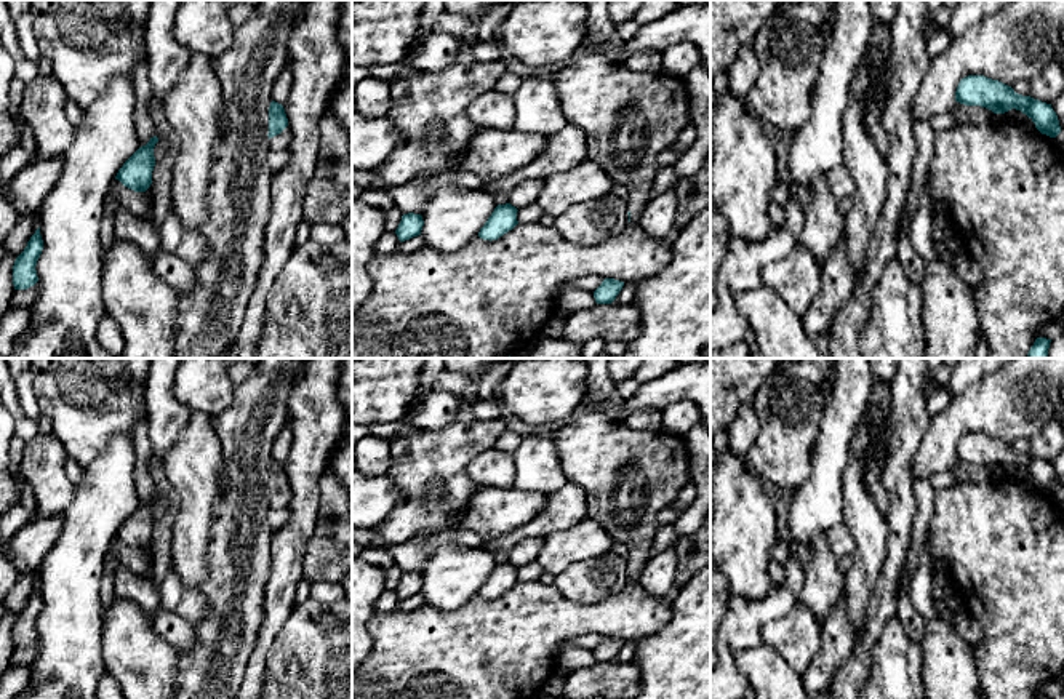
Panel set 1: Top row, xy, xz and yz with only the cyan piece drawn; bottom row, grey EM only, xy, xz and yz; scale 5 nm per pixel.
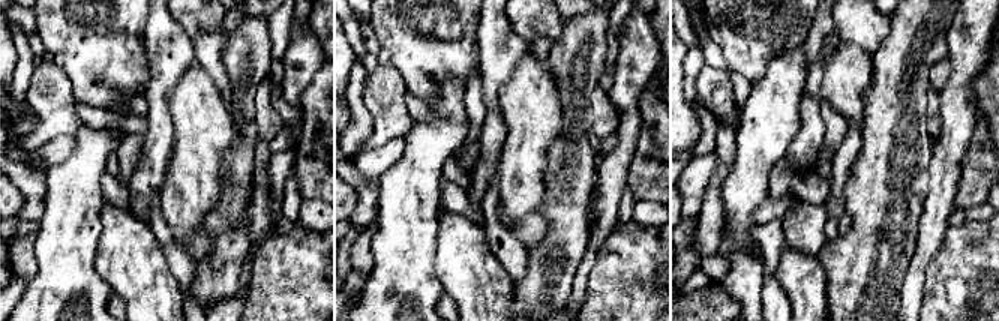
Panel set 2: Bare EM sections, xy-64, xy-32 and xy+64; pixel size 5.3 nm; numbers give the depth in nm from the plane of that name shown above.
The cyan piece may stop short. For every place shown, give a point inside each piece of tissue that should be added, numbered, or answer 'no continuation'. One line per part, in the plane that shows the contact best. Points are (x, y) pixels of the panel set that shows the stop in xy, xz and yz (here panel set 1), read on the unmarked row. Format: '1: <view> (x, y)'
1: xy (280, 499)

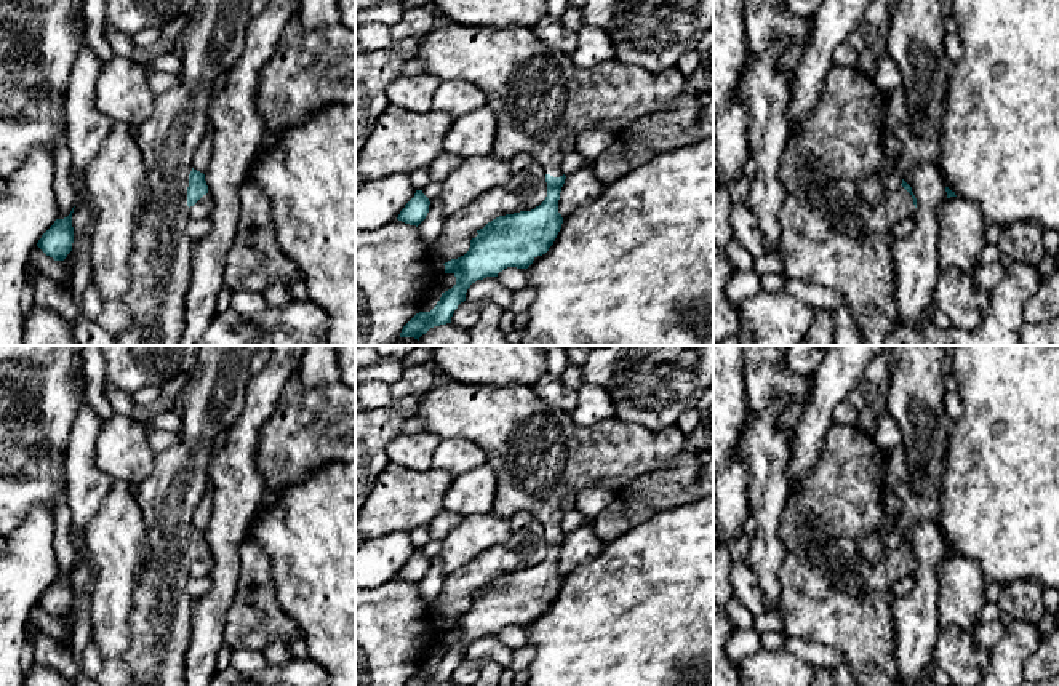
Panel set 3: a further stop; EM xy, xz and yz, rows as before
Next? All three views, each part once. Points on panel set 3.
1: yz (829, 595)

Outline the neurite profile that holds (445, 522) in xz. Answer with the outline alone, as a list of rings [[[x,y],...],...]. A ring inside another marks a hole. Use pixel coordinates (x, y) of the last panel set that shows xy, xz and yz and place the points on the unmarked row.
[[[443,510],[430,524],[429,532],[432,540],[443,540],[462,520],[459,513]]]

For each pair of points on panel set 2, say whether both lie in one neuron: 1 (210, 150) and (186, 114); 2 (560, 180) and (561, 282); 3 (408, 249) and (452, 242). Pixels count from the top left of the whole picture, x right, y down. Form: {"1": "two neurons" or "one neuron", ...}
{"1": "one neuron", "2": "one neuron", "3": "two neurons"}

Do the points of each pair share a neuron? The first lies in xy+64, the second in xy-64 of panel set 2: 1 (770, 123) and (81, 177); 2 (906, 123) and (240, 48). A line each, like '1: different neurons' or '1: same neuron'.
1: same neuron
2: same neuron

